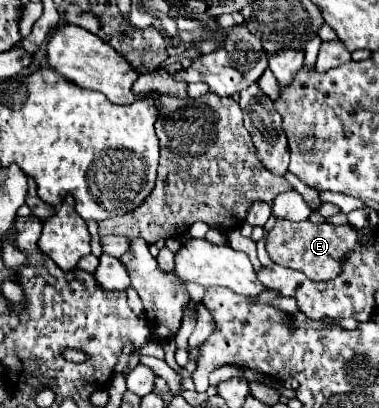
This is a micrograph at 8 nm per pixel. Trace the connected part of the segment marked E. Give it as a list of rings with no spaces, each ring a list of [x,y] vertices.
[[[277,220],[273,230],[267,234],[267,252],[275,264],[299,270],[309,280],[321,282],[333,280],[341,274],[343,260],[347,258],[347,252],[357,246],[357,242],[359,242],[357,232],[351,226],[311,224],[309,220],[293,224],[287,220]]]

